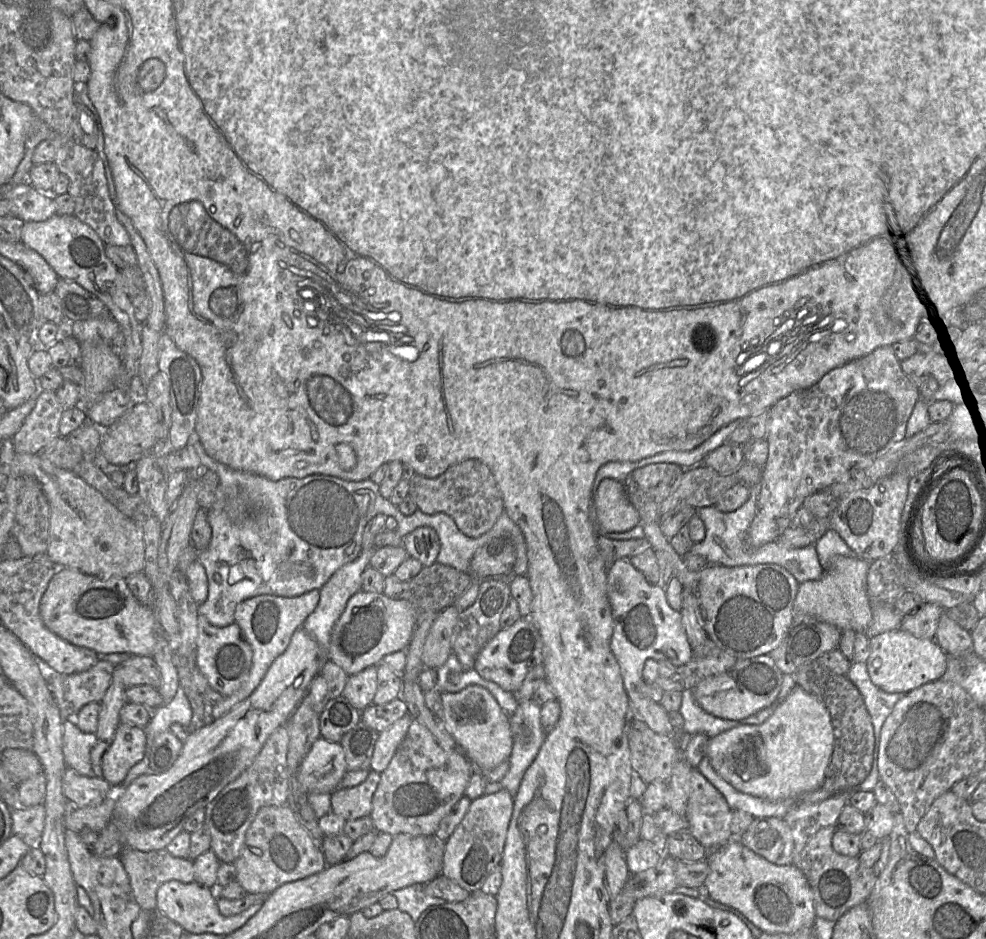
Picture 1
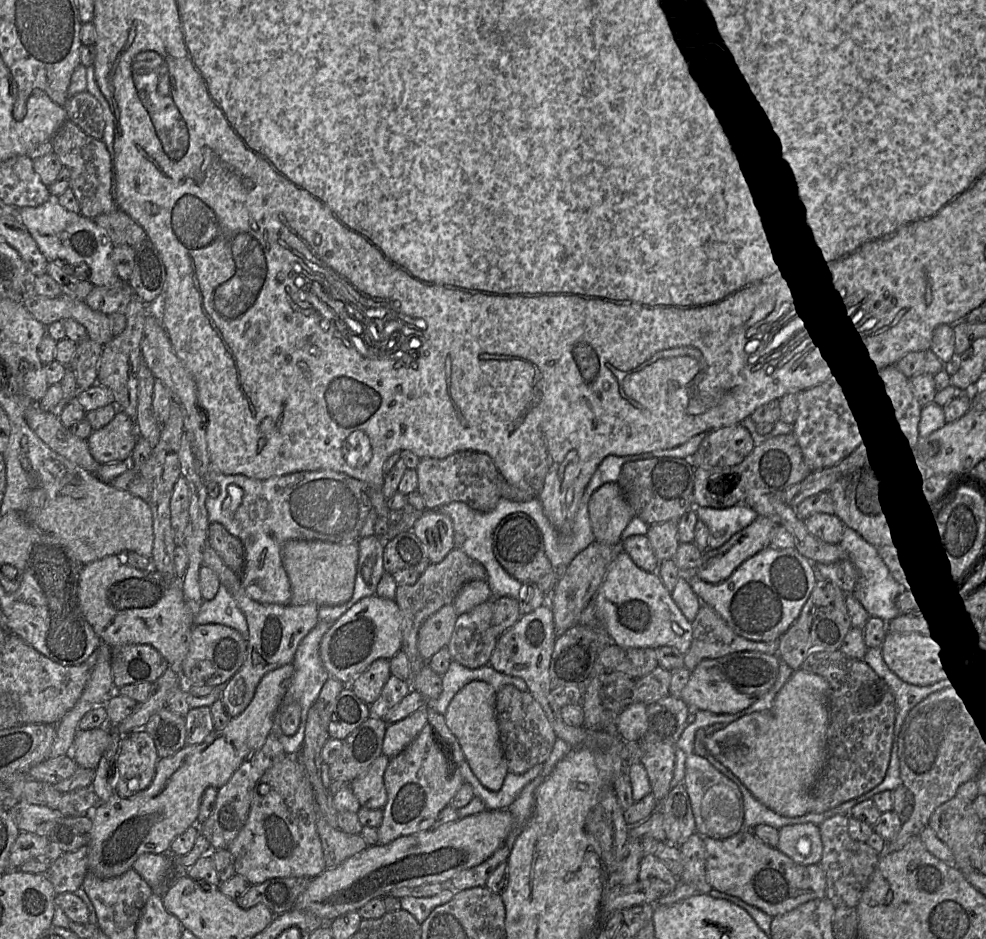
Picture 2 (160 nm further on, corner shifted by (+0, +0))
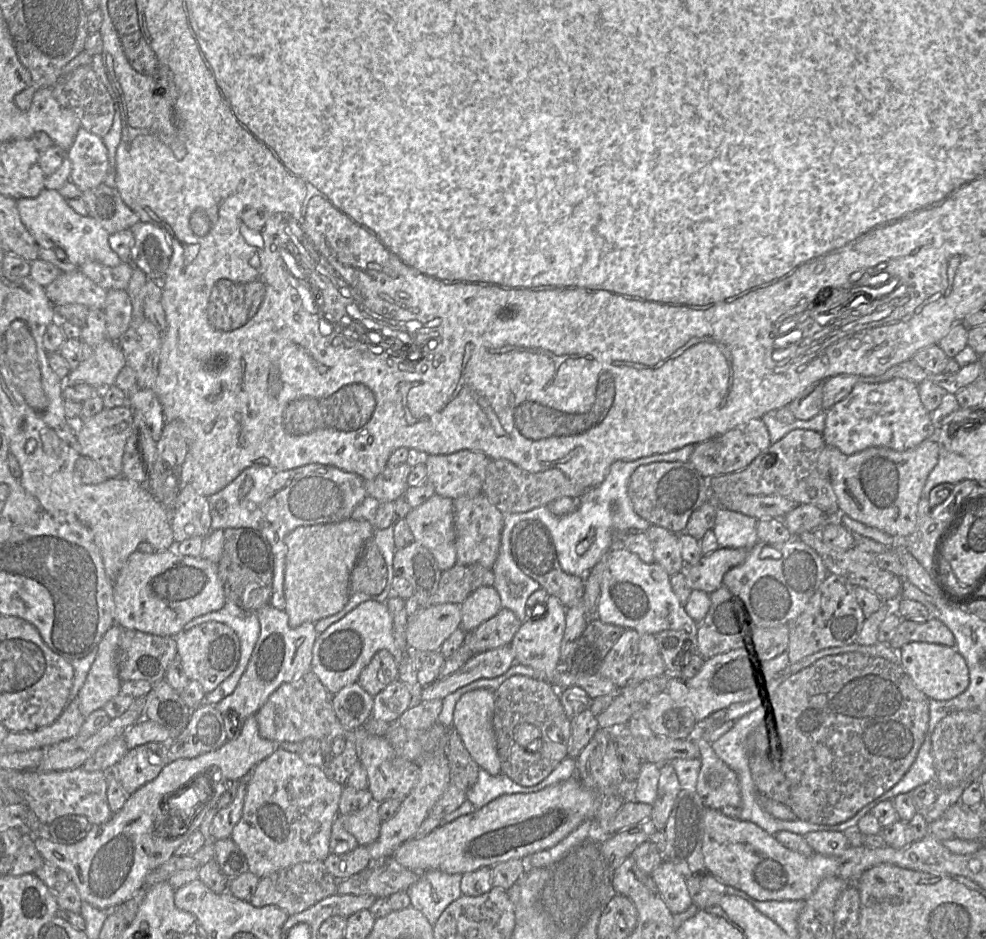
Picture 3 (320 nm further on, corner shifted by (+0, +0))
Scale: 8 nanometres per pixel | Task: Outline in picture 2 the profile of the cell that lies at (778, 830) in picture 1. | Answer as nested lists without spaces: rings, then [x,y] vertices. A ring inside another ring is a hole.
[[[799,824],[784,826],[779,830],[777,849],[803,866],[819,864],[823,844],[817,825]]]

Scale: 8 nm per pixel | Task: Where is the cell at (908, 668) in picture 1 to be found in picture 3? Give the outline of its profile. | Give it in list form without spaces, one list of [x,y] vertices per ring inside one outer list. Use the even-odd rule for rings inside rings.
[[[911,642],[899,649],[900,666],[914,685],[929,699],[950,700],[962,694],[970,683],[969,669],[963,656],[955,647],[940,644]]]

